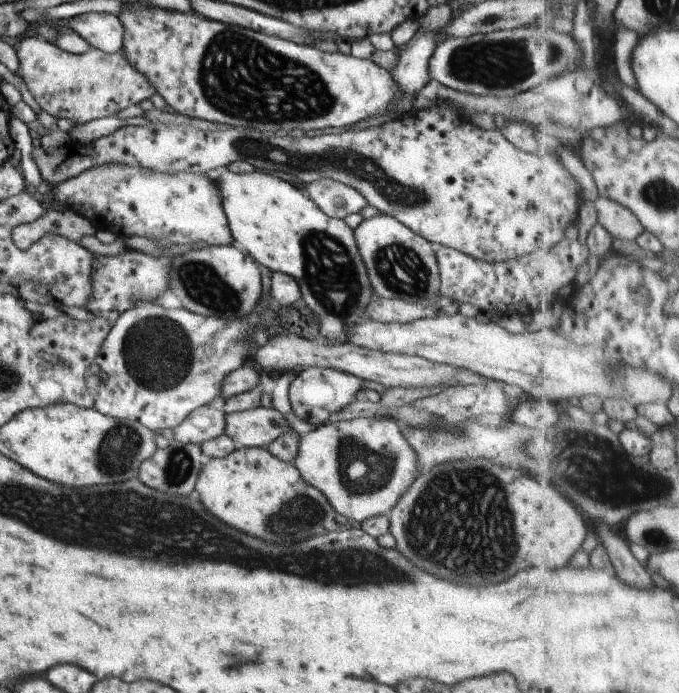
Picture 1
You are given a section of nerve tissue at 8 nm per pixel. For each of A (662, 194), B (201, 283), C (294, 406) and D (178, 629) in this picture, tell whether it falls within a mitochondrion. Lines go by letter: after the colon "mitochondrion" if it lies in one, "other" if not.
A: mitochondrion
B: mitochondrion
C: other
D: other

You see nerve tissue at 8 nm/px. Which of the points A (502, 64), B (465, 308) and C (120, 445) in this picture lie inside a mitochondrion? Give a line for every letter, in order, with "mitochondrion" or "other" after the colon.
A: mitochondrion
B: other
C: mitochondrion

